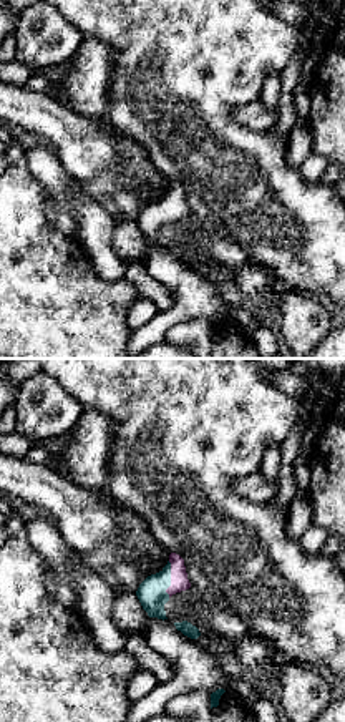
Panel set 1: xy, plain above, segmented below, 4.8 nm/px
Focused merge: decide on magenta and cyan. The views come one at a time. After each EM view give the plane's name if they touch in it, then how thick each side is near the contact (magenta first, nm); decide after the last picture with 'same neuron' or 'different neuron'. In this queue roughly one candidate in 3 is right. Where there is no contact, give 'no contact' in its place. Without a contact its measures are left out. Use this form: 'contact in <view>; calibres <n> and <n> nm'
contact in xy; calibres 90 and 140 nm

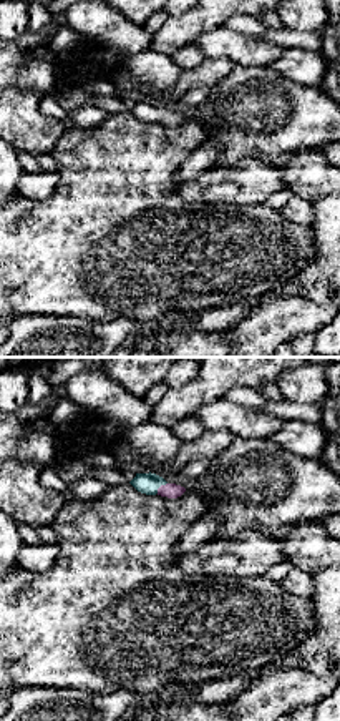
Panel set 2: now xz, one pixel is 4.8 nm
contact in xz; calibres 80 and 100 nm

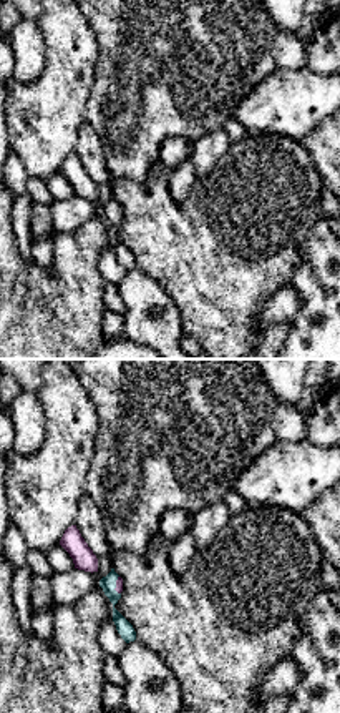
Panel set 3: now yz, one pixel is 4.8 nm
contact in yz; calibres 40 and 80 nm

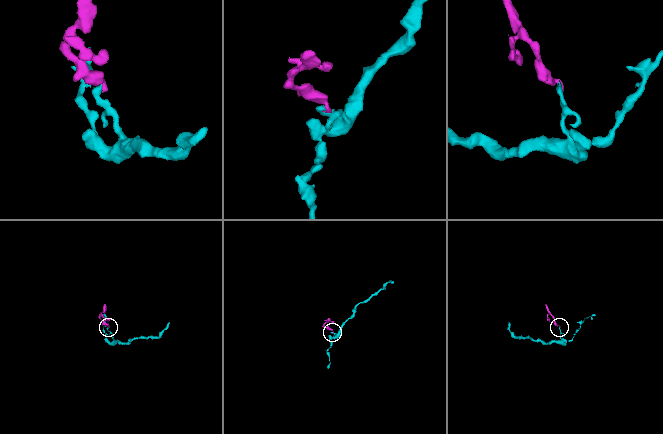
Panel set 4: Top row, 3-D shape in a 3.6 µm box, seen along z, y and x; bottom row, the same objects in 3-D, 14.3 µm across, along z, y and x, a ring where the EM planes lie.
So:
same neuron

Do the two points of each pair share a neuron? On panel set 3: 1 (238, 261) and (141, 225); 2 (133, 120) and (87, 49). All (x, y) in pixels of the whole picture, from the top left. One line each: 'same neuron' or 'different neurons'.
1: same neuron
2: different neurons

